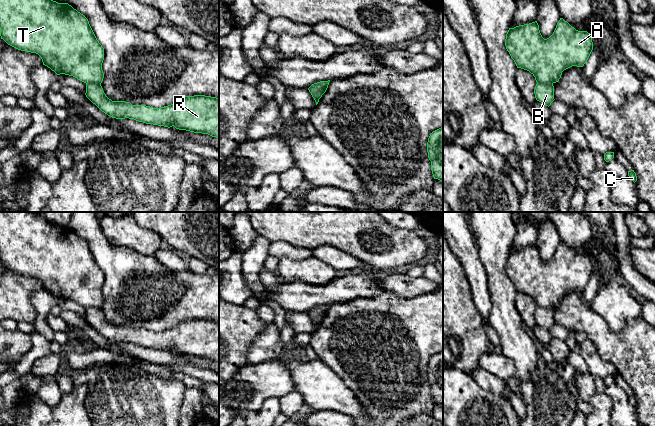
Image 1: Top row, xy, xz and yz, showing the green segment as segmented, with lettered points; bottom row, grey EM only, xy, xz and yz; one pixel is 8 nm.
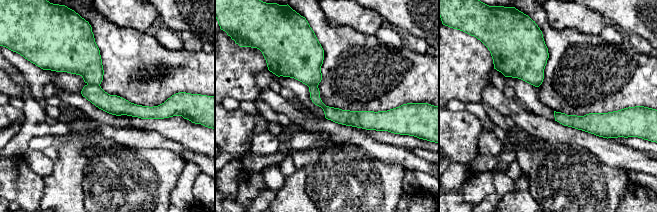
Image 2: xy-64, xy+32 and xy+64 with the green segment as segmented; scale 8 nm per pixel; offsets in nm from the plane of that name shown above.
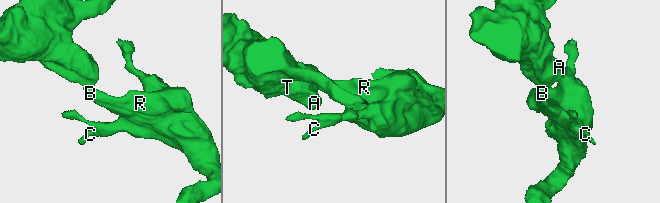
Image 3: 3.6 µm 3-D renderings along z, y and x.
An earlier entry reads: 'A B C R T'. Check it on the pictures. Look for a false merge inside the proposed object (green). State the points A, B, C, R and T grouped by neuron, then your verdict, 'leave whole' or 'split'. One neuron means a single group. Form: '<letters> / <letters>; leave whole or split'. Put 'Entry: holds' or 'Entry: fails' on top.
Entry: fails
A T / B C R; split

